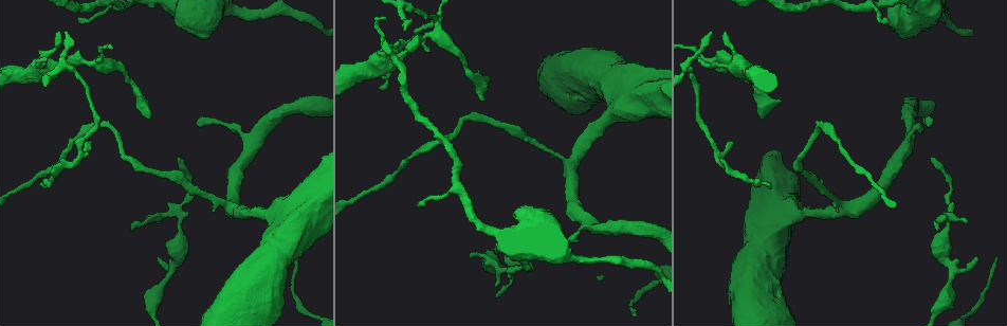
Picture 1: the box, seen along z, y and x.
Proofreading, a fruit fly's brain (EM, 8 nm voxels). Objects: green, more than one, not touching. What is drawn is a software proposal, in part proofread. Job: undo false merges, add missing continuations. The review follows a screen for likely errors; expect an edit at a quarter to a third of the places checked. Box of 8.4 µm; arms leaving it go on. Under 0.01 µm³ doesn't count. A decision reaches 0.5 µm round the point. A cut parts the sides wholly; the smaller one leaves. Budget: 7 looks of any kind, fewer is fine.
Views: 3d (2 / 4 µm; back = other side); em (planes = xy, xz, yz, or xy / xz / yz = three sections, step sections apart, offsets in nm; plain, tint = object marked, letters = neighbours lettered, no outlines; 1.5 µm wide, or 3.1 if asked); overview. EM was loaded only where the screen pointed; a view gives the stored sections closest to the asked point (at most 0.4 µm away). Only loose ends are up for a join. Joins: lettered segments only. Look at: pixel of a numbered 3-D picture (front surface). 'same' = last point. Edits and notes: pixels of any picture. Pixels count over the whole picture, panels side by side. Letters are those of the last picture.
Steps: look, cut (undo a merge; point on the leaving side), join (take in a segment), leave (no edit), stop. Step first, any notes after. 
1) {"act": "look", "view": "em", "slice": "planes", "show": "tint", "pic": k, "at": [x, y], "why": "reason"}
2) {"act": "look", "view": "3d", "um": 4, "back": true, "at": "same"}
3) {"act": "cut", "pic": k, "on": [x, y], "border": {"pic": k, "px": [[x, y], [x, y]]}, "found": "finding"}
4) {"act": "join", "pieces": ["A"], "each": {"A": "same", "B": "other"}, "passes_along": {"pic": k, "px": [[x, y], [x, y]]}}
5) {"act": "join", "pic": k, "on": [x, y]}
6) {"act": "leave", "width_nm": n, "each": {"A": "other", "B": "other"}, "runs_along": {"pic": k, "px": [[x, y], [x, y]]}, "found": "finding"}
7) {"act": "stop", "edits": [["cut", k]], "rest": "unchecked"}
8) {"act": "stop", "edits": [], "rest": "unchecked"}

{"act": "look", "view": "3d", "um": 2, "pic": 1, "at": [931, 157], "why": "thin end"}

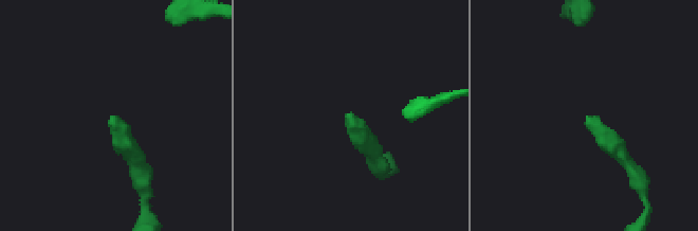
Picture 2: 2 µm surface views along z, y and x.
{"act": "look", "view": "em", "slice": "planes", "show": "letters", "pic": 2, "at": [113, 115], "why": "now the EM"}

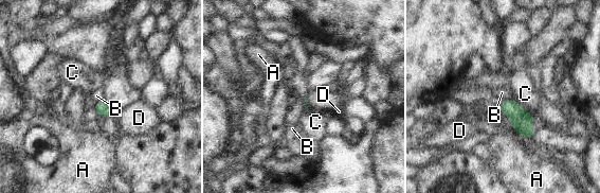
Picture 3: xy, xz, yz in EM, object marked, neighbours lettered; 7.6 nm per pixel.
{"act": "leave", "each": {"A": "other", "B": "other", "C": "other", "D": "other"}, "found": "none of them fits"}

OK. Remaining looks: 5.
{"act": "look", "view": "em", "slice": "planes", "show": "letters", "pic": 1, "at": [844, 209], "why": "thick turns thin"}

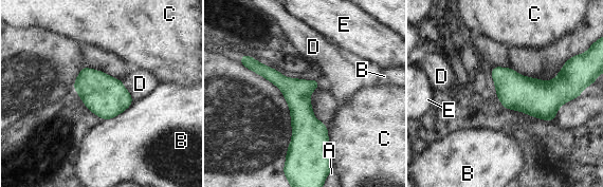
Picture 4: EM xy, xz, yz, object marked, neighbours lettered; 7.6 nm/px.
{"act": "leave", "longest_contact_nm": ["C", 280], "each": {"A": "other", "B": "other", "C": "other", "D": "other", "E": "other"}, "border": {"pic": 4, "px": [[121, 80], [133, 100]]}, "found": "one neuron here"}

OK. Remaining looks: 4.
{"act": "look", "view": "3d", "um": 4, "pic": 1, "at": [381, 88], "why": "tapers out"}

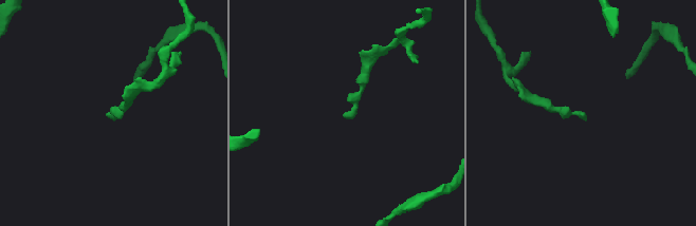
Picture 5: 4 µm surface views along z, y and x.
{"act": "look", "view": "em", "slice": "planes", "show": "plain", "pic": 5, "at": [112, 118], "why": "need the tissue"}

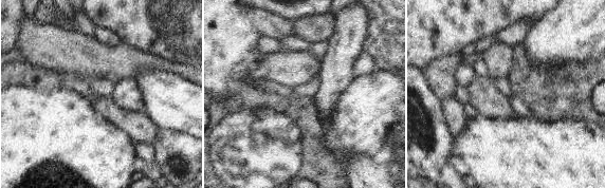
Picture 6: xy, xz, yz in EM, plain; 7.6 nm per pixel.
{"act": "look", "view": "em", "slice": "planes", "show": "letters", "at": "same", "why": "what lies round it"}

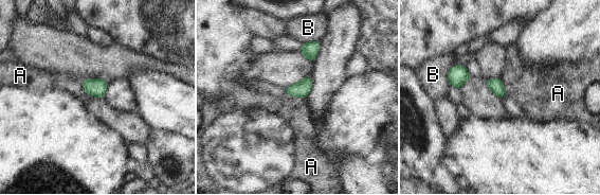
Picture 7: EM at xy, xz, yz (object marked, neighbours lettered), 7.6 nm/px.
{"act": "leave", "width_nm": 110, "each": {"A": "other", "B": "other"}, "border": {"pic": 7, "px": [[287, 94], [305, 98]]}, "found": "none of them fits"}

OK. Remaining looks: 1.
{"act": "stop", "edits": [], "rest": "unchecked"}

